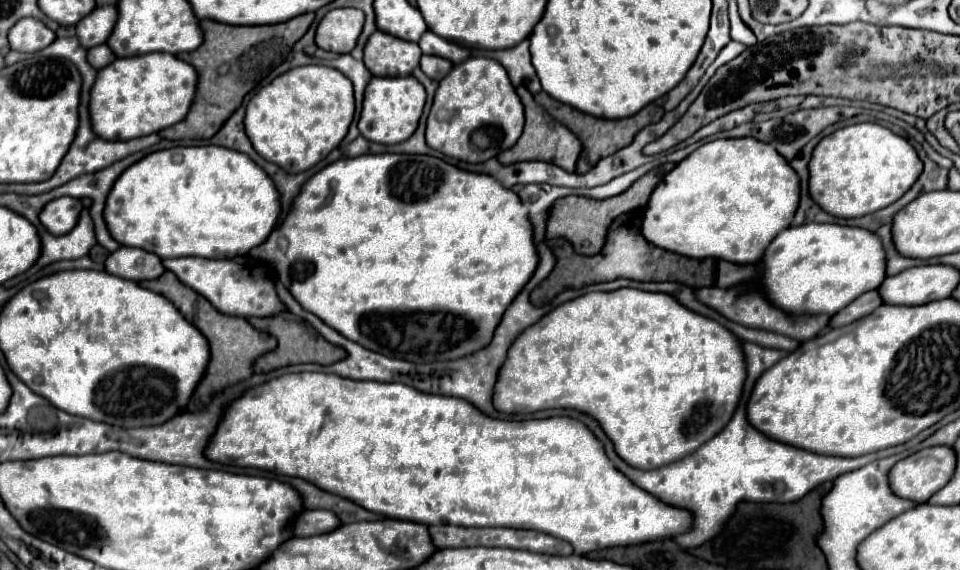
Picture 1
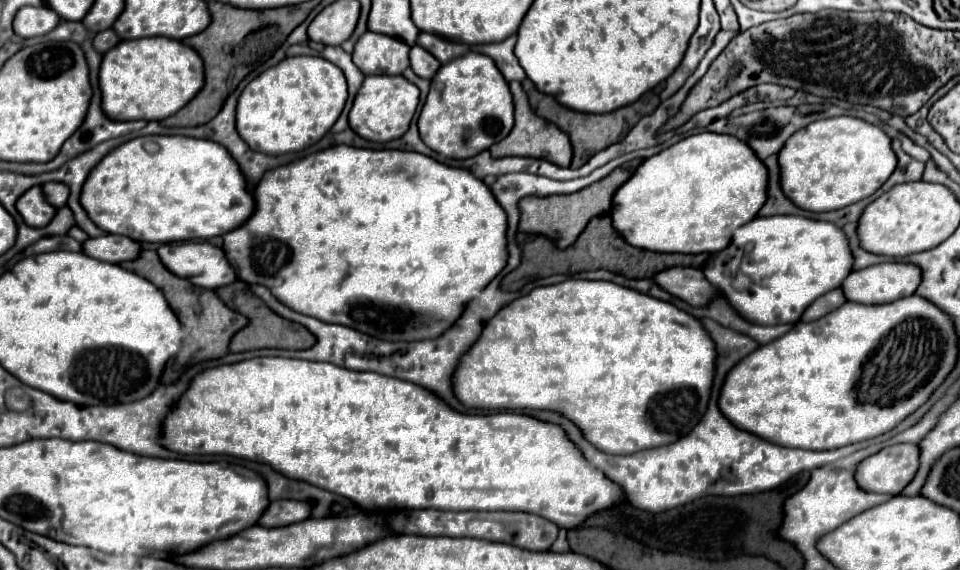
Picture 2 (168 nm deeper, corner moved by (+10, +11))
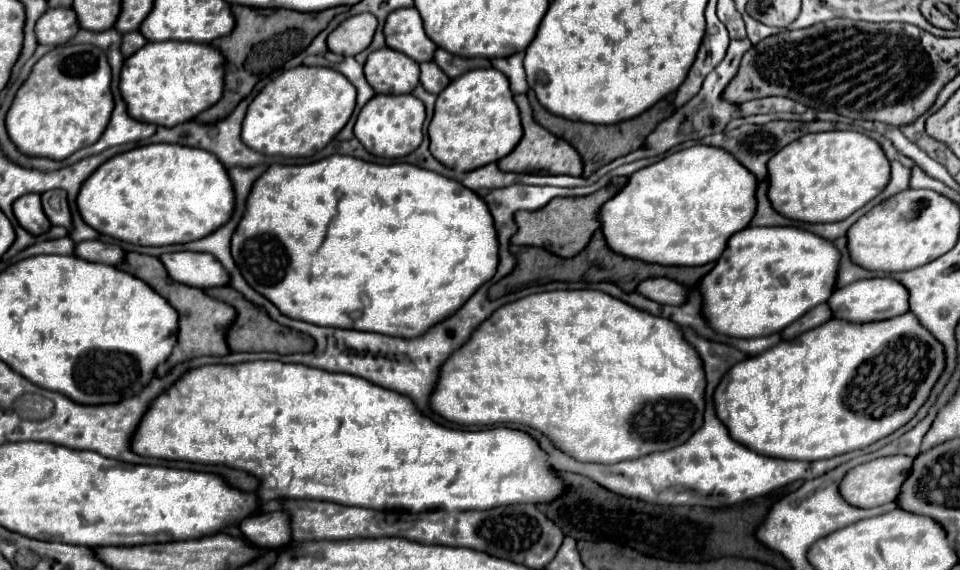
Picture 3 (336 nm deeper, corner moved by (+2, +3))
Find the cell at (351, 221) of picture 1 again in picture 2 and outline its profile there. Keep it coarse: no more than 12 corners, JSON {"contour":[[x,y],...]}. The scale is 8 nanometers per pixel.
{"contour":[[337,144],[223,236],[239,280],[385,342],[507,264],[465,168]]}

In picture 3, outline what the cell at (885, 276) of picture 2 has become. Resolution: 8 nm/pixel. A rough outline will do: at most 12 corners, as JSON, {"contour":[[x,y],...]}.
{"contour":[[891,278],[859,280],[827,300],[853,324],[901,316],[909,292]]}

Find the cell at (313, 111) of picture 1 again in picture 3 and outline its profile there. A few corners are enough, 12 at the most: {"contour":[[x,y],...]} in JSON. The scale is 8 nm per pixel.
{"contour":[[297,66],[249,104],[241,138],[311,156],[355,110],[331,68]]}

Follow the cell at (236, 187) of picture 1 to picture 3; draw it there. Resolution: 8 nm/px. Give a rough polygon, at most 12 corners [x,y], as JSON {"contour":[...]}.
{"contour":[[149,144],[77,194],[85,224],[143,246],[223,226],[215,156]]}

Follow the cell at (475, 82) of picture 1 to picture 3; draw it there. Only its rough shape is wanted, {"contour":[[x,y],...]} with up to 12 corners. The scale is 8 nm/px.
{"contour":[[495,68],[437,96],[431,154],[471,172],[519,144],[519,108]]}

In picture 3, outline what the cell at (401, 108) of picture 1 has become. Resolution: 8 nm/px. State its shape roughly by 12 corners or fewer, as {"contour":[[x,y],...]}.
{"contour":[[377,94],[355,136],[375,156],[403,158],[423,142],[425,106]]}

